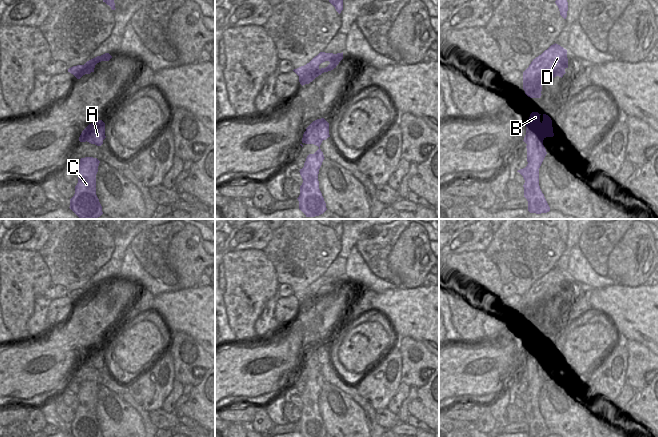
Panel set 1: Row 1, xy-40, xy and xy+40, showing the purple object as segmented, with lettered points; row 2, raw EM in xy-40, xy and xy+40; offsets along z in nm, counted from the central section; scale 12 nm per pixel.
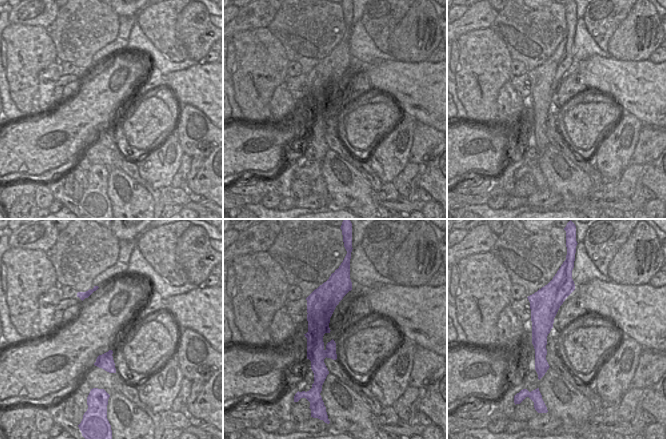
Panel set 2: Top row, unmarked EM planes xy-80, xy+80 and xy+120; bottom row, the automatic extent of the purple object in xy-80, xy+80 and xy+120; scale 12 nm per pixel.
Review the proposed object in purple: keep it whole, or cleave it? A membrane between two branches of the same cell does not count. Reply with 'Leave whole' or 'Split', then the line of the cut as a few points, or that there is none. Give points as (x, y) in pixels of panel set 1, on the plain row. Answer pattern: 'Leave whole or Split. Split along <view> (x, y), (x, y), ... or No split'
Split. Split along xy (316, 344), (317, 350), (313, 354), (322, 364).

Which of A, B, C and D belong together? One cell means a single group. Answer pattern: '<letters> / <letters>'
A / B C D

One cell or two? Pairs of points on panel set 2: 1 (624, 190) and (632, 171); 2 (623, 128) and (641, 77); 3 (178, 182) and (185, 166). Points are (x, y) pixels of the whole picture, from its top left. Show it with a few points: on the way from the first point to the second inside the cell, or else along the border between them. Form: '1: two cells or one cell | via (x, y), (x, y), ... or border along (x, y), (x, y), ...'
1: one cell | via (626, 185), (630, 176)
2: two cells | border along (621, 111), (632, 113), (643, 124)
3: one cell | via (180, 178), (183, 170)

